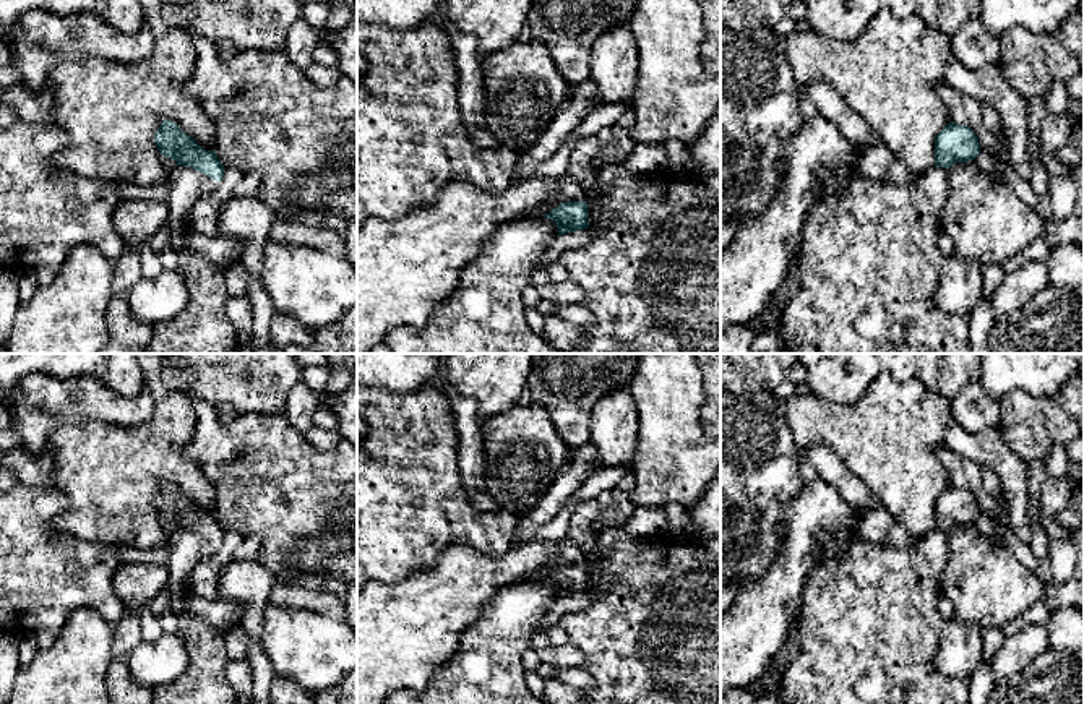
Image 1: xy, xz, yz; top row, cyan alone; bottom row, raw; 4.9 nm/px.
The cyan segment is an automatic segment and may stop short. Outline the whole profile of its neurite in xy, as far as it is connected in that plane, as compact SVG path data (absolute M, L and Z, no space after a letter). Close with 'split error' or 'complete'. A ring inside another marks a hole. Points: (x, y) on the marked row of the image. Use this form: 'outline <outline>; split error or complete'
outline M162 120L154 135L154 143L164 157L177 162L170 170L167 187L169 219L166 227L170 232L170 248L177 253L177 269L187 279L188 305L172 320L153 324L153 339L143 354L237 354L242 344L239 334L227 316L227 302L230 298L224 269L208 261L200 251L183 247L190 232L187 216L193 203L204 193L214 190L224 175L224 165L214 151L203 149L191 136L170 120Z; split error

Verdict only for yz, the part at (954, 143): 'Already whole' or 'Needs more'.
Needs more

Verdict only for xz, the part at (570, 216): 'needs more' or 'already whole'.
needs more

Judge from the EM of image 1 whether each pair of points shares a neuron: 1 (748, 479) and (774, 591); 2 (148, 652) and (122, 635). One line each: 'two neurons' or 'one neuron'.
1: two neurons
2: two neurons

